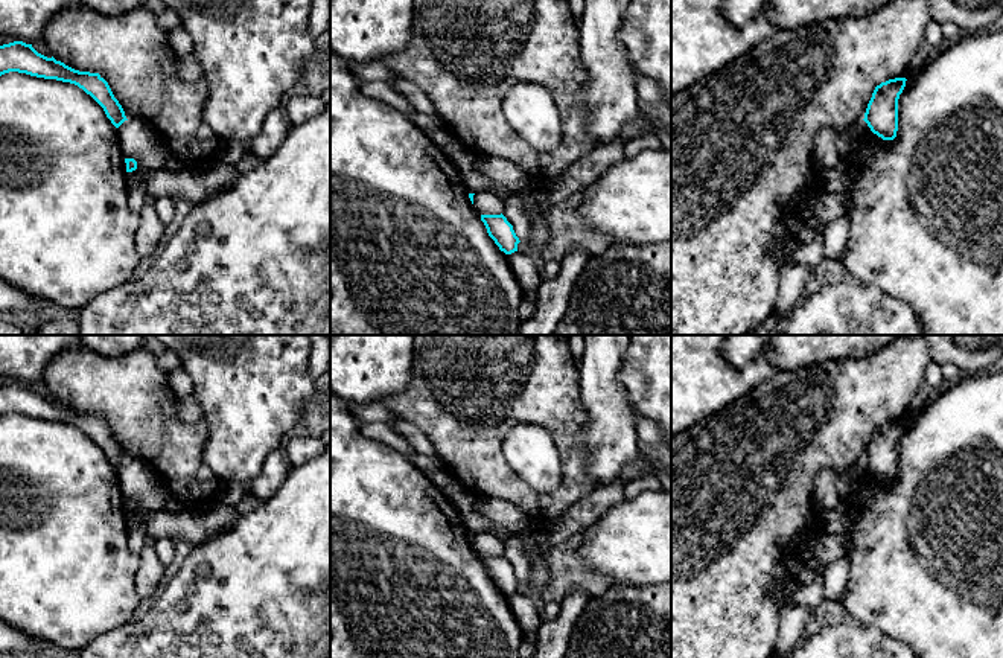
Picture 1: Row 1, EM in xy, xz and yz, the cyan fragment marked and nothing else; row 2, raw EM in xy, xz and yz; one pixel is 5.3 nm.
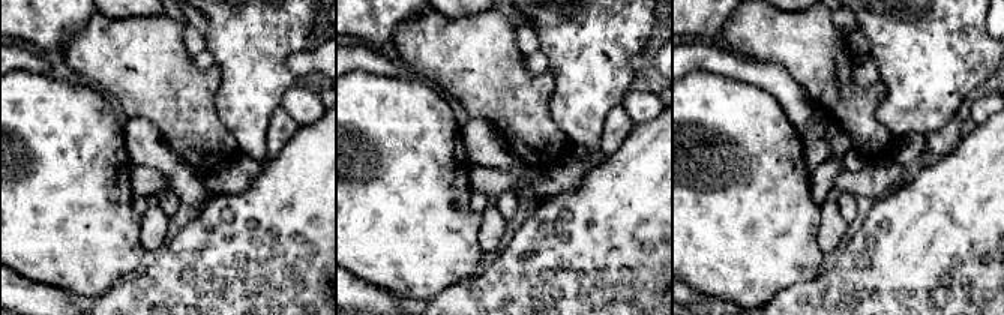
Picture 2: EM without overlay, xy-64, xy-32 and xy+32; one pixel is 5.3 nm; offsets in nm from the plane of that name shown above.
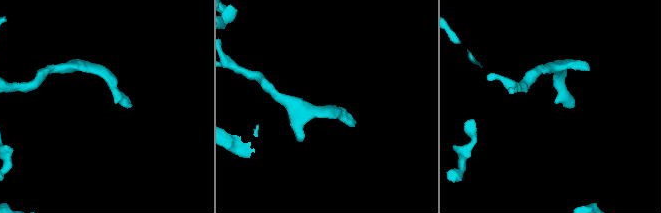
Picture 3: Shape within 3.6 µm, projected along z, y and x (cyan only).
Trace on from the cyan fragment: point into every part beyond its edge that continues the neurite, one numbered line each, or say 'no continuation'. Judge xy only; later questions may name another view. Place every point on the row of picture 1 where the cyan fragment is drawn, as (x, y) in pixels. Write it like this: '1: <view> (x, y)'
no continuation

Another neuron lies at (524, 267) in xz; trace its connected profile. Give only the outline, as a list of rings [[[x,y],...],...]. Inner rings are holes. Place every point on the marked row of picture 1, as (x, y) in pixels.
[[[514,251],[507,256],[508,264],[522,288],[525,300],[536,302],[542,285],[540,273],[531,256]]]

